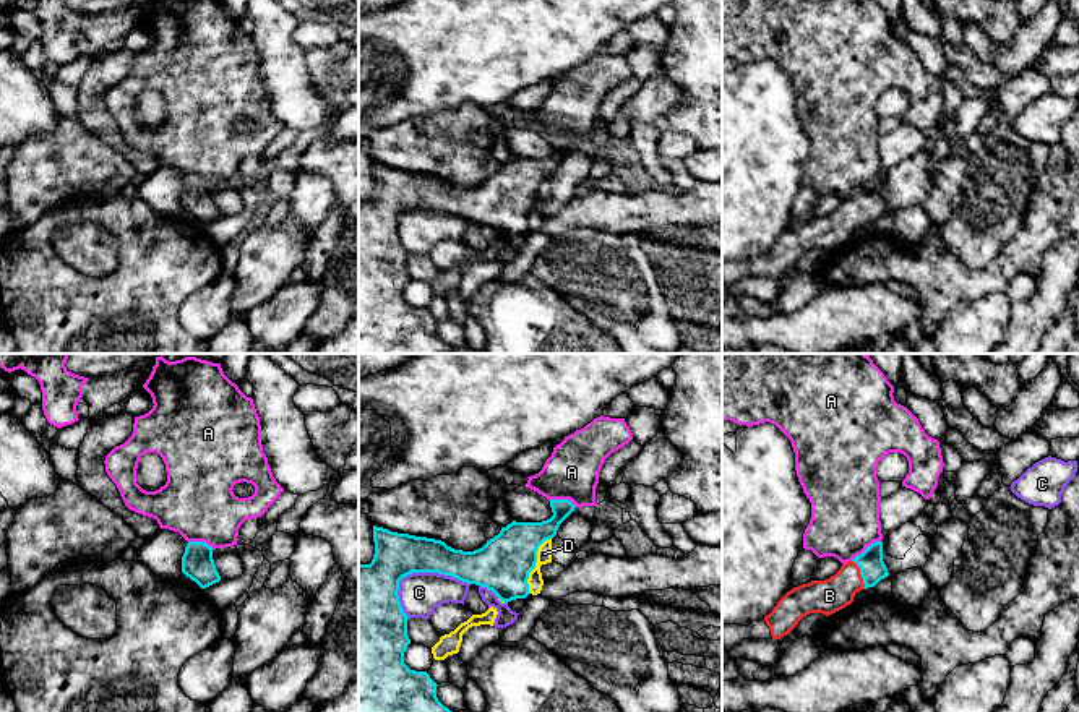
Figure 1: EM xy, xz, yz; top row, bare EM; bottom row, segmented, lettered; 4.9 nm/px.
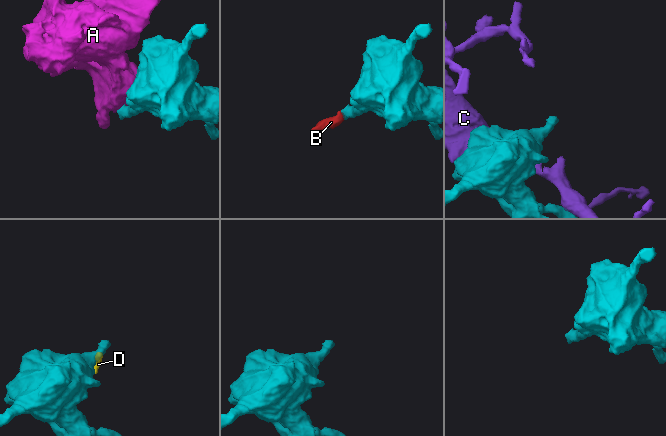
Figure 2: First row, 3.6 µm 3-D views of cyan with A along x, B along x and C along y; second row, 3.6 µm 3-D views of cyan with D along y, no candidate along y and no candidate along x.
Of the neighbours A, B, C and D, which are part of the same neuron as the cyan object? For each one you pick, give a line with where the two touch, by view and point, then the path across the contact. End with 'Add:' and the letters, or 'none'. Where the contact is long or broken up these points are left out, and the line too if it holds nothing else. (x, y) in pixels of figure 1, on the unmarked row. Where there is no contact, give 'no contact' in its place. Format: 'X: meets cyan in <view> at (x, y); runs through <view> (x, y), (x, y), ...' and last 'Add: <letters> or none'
B: meets cyan in yz at (860, 210); runs through yz (872, 203), (860, 210), (829, 232)
Add: B

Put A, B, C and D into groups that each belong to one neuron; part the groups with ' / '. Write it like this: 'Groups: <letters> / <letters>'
Groups: A / B / C / D

